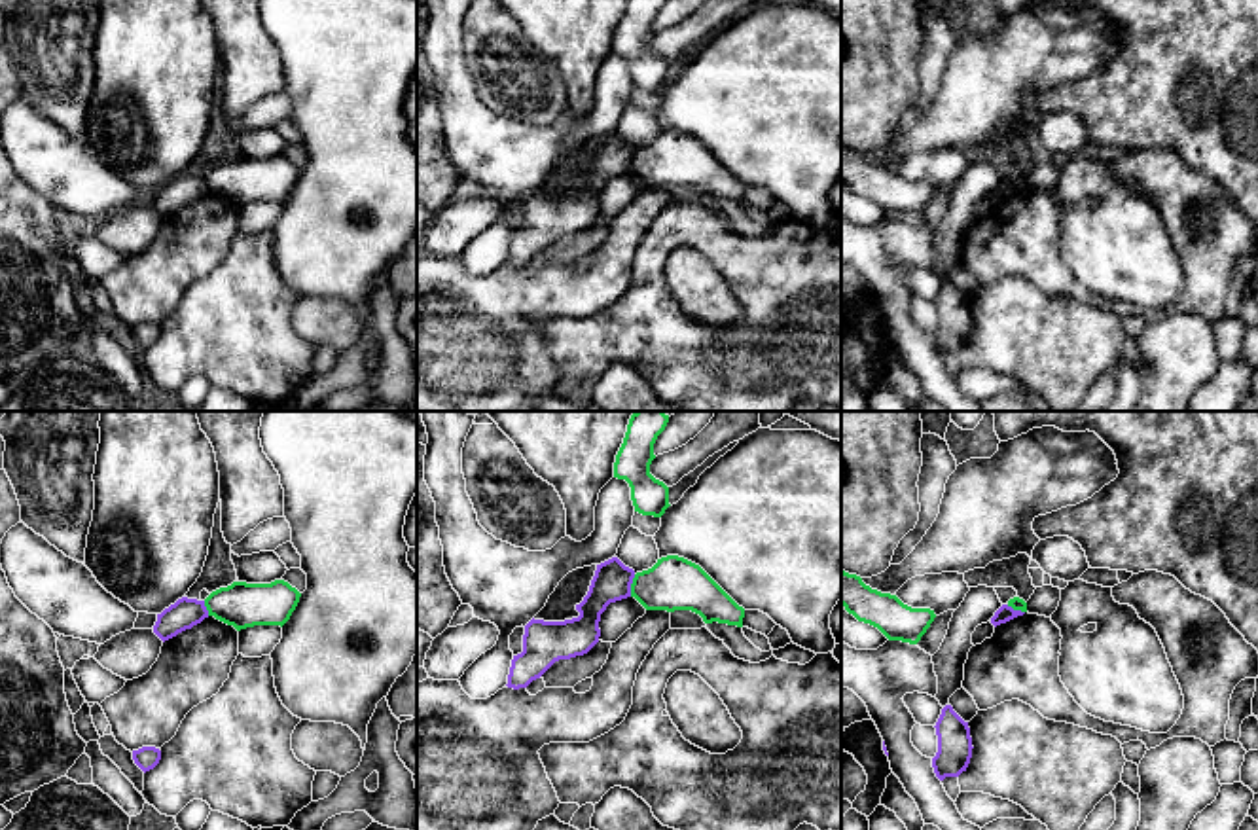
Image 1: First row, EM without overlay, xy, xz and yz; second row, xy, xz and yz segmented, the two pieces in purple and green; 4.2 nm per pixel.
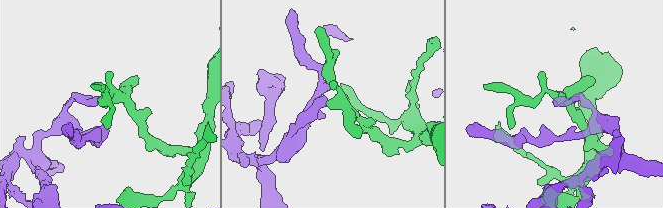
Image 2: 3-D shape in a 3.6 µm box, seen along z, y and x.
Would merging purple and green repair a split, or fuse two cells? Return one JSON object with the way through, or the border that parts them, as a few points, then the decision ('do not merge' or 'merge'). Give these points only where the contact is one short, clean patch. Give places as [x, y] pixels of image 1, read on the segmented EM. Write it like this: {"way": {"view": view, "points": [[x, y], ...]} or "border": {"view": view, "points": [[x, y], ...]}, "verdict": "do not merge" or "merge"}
{"border": {"view": "xz", "points": [[635, 575], [629, 595]]}, "verdict": "do not merge"}

